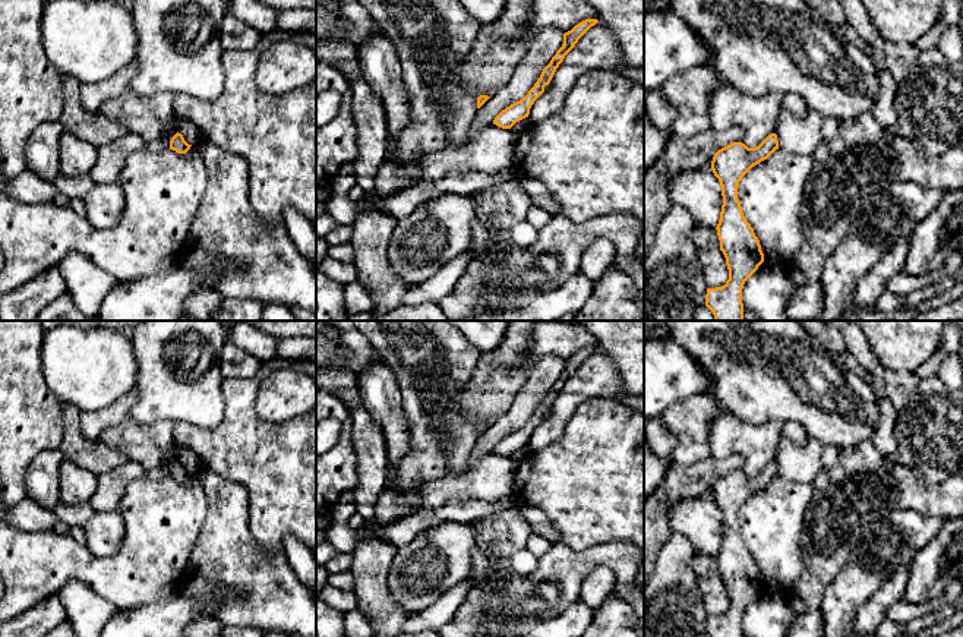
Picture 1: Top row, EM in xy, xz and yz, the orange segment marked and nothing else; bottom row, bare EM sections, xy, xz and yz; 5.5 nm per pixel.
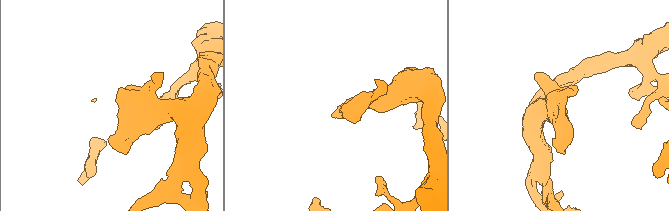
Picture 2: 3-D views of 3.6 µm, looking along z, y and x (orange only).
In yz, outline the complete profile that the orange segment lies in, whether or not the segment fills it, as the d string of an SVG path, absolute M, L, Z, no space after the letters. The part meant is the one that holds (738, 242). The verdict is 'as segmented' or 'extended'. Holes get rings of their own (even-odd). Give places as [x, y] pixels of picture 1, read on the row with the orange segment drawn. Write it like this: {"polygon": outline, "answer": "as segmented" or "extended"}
{"polygon": "M771 133L755 148L733 142L713 157L711 170L720 182L723 196L716 230L729 269L724 286L707 288L705 306L713 312L714 321L743 321L742 288L764 262L764 253L754 228L743 217L738 185L754 165L767 160L776 149L777 135Z", "answer": "as segmented"}

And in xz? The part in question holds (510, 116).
{"polygon": "M585 19L563 34L563 44L552 57L550 63L543 69L540 78L528 94L520 101L502 110L493 120L493 124L502 129L511 129L517 122L528 117L534 101L544 92L544 86L550 83L556 69L563 62L565 56L575 47L578 40L597 23L597 19Z", "answer": "as segmented"}

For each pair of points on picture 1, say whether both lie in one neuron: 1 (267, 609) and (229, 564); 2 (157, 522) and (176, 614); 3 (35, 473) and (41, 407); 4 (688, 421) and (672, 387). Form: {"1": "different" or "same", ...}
{"1": "same", "2": "different", "3": "different", "4": "different"}

